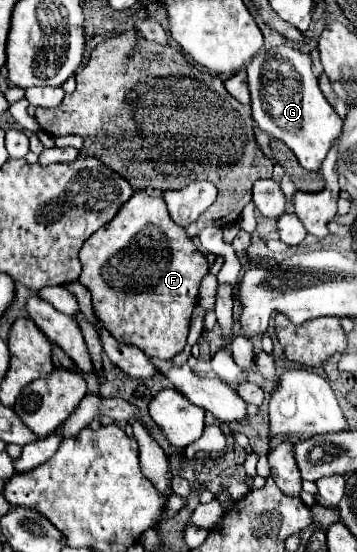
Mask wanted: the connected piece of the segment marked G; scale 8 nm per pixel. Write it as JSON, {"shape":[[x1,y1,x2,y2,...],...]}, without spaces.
{"shape":[[279,45,259,51,247,65,251,111,257,127,271,137,283,141,307,171,319,171,327,151,341,133,341,117,325,101,317,77,313,73,313,59,291,45]]}

